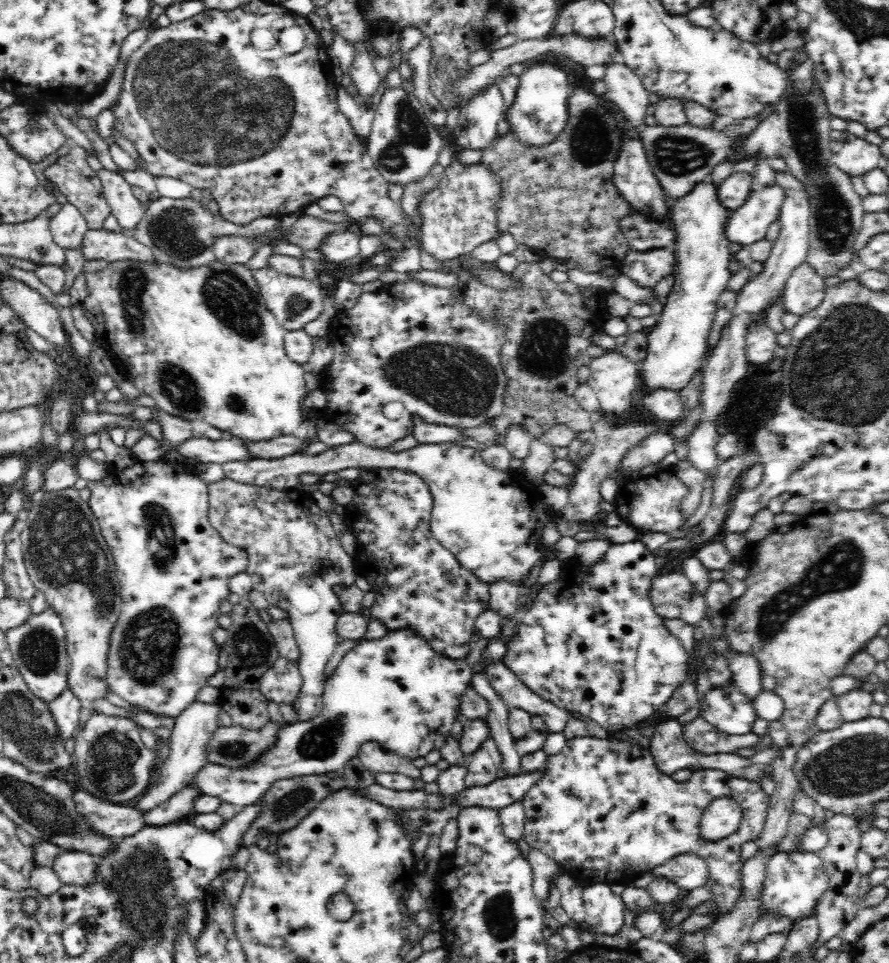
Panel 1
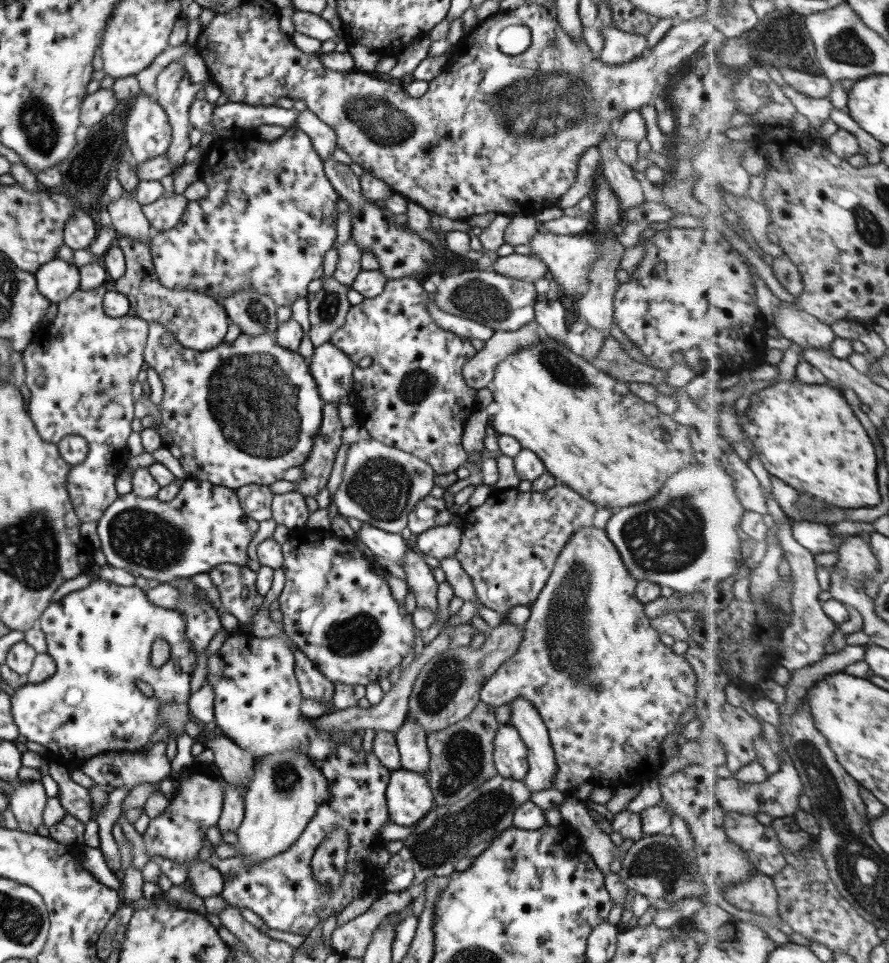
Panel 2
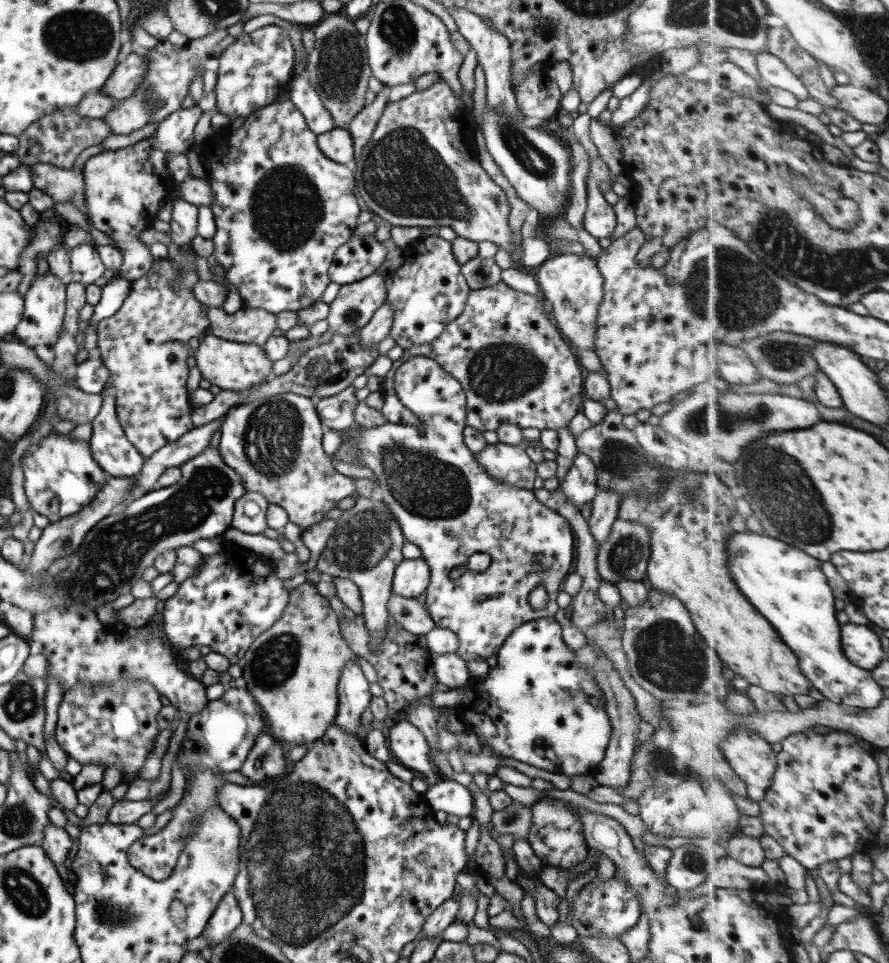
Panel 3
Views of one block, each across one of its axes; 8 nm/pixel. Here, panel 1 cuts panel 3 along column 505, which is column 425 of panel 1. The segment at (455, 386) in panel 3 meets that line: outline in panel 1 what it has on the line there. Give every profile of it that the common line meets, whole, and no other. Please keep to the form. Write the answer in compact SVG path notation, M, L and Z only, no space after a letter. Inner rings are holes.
M370 468L352 480L350 486L354 495L345 512L357 543L354 559L376 594L375 603L367 610L368 616L383 620L388 630L416 629L434 650L450 658L464 659L472 655L480 640L474 623L476 617L489 606L489 584L478 579L472 570L466 569L452 551L434 538L429 525L433 496L428 485L416 474L392 468Z

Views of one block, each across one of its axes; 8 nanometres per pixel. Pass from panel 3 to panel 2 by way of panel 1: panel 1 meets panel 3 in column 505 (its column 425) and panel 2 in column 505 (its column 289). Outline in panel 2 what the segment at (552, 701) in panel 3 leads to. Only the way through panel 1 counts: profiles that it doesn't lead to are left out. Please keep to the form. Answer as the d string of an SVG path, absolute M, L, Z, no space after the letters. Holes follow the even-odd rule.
M500 724L493 740L493 762L502 778L522 781L528 770L526 749L519 733L509 724Z

